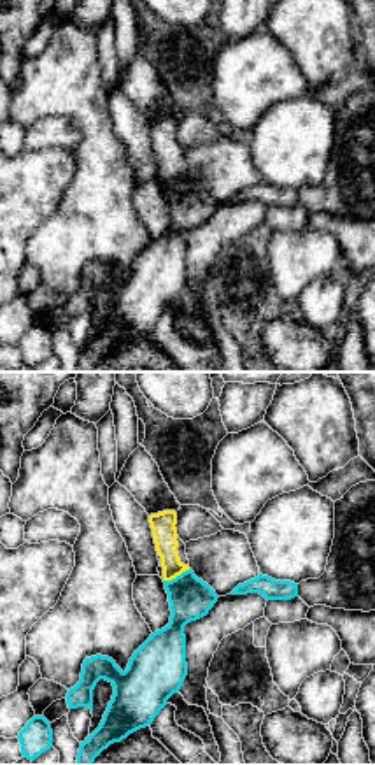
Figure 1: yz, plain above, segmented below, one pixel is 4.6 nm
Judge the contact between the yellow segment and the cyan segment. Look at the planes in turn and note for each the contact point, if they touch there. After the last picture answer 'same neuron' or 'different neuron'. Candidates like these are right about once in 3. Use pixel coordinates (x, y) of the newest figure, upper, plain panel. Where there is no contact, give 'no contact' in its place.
contact (176, 183)

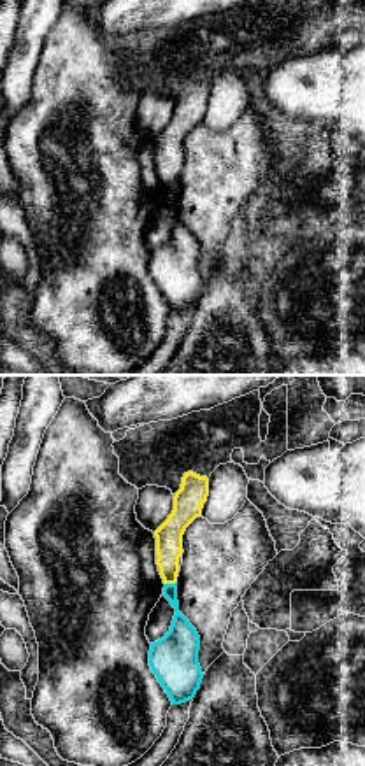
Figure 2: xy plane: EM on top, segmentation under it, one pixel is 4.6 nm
contact (171, 190)

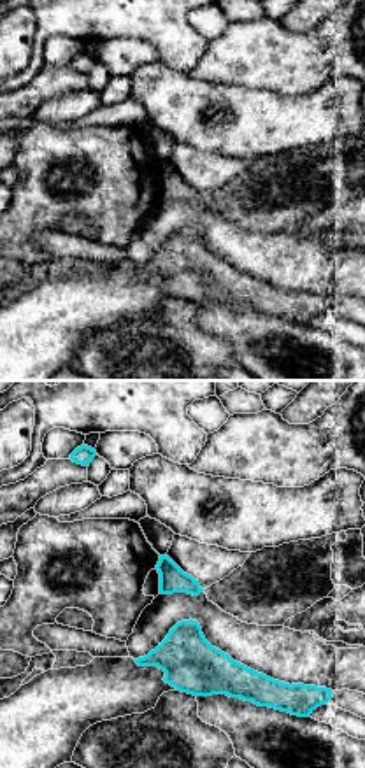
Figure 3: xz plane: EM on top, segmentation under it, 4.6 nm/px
no contact

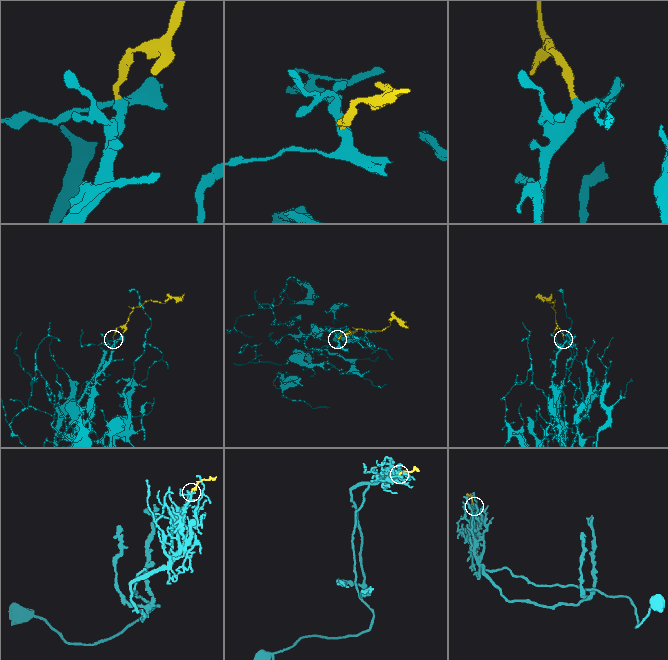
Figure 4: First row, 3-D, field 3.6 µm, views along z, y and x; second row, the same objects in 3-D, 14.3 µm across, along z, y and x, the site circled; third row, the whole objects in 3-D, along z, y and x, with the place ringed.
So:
different neuron

